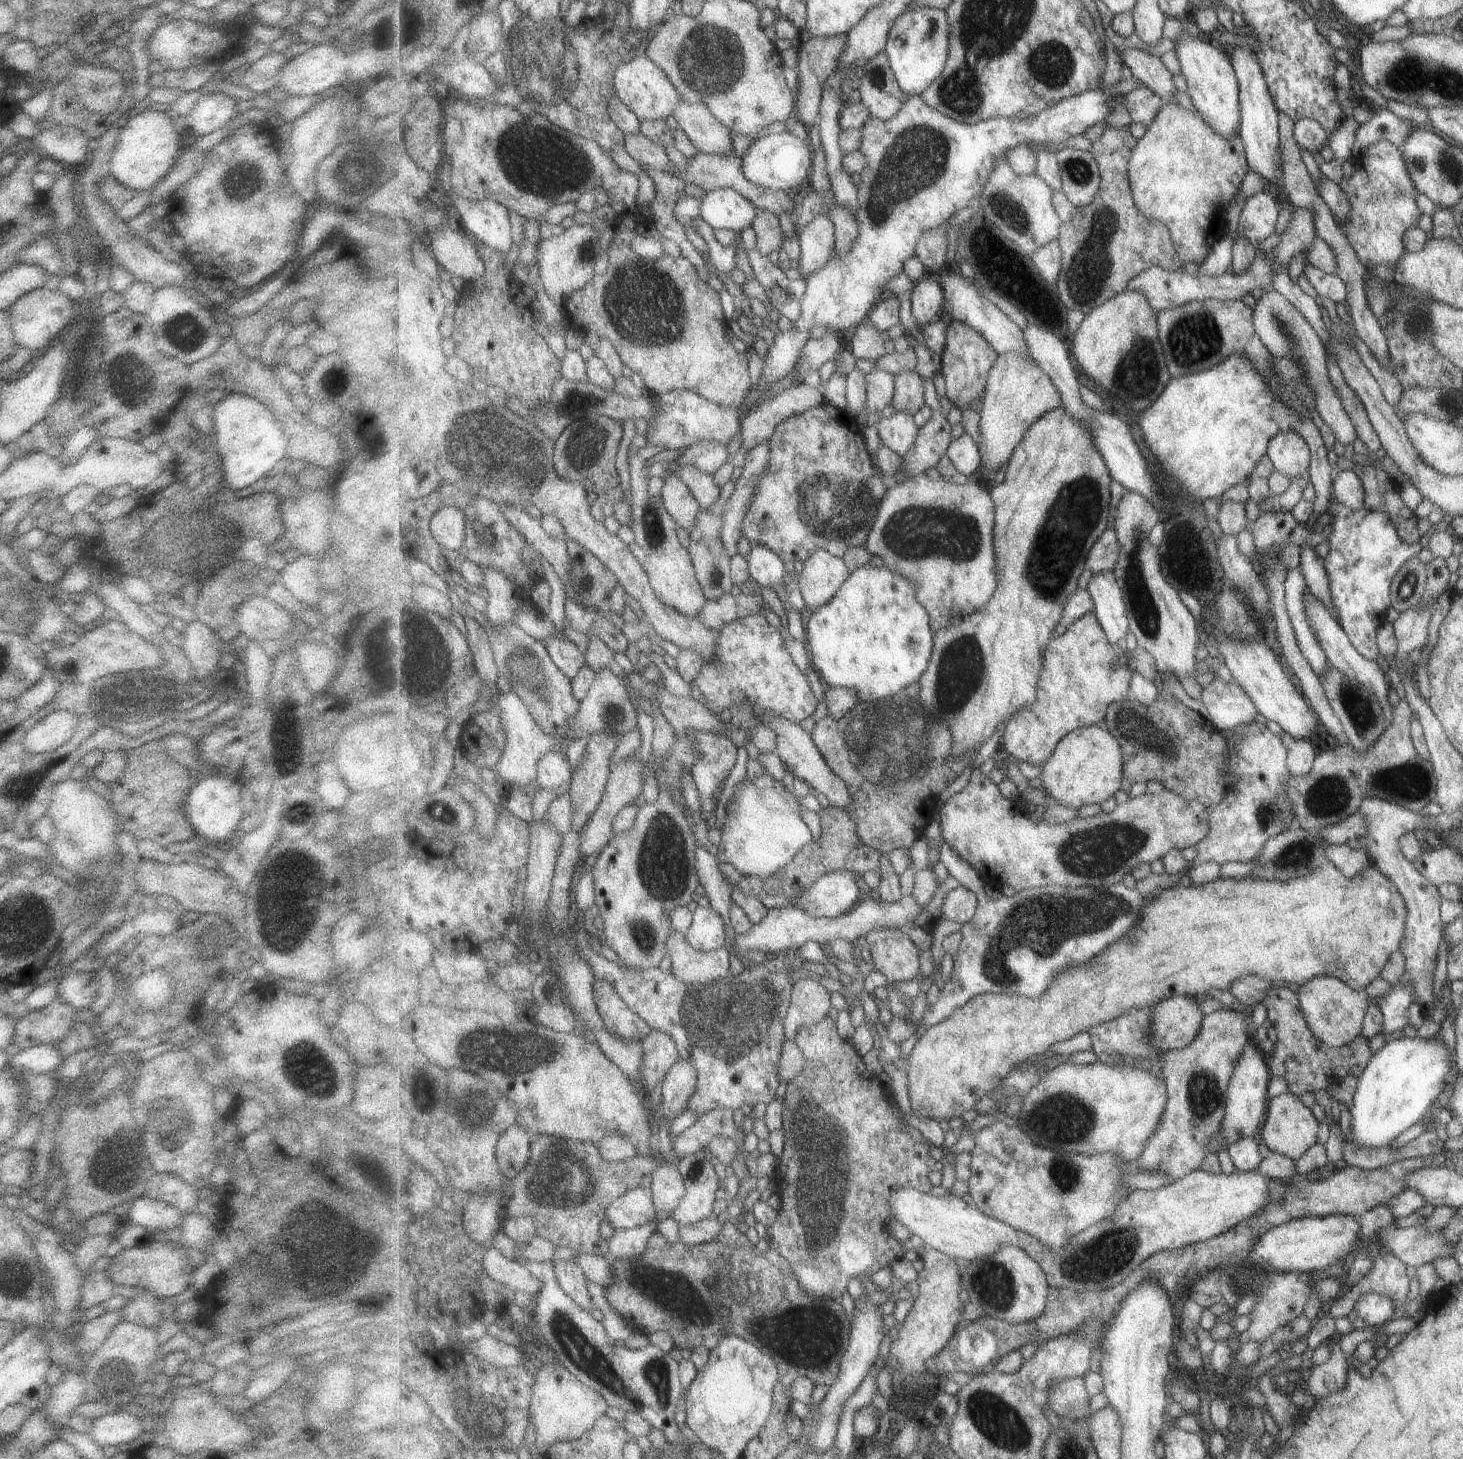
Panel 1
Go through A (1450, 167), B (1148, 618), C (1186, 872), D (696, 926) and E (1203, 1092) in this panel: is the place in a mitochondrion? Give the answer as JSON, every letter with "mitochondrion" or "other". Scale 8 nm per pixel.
{"A":"mitochondrion","B":"mitochondrion","C":"other","D":"other","E":"mitochondrion"}

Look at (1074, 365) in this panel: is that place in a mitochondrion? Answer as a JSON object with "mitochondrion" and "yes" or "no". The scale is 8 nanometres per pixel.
{"mitochondrion":"no"}

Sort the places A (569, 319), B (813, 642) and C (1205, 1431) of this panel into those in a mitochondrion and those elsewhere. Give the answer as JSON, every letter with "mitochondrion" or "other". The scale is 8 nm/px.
{"A":"other","B":"other","C":"other"}

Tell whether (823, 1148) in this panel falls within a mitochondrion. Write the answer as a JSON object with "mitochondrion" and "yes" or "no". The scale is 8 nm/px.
{"mitochondrion":"yes"}

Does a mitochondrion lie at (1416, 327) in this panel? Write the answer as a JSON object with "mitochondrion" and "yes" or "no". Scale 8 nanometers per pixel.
{"mitochondrion":"yes"}

